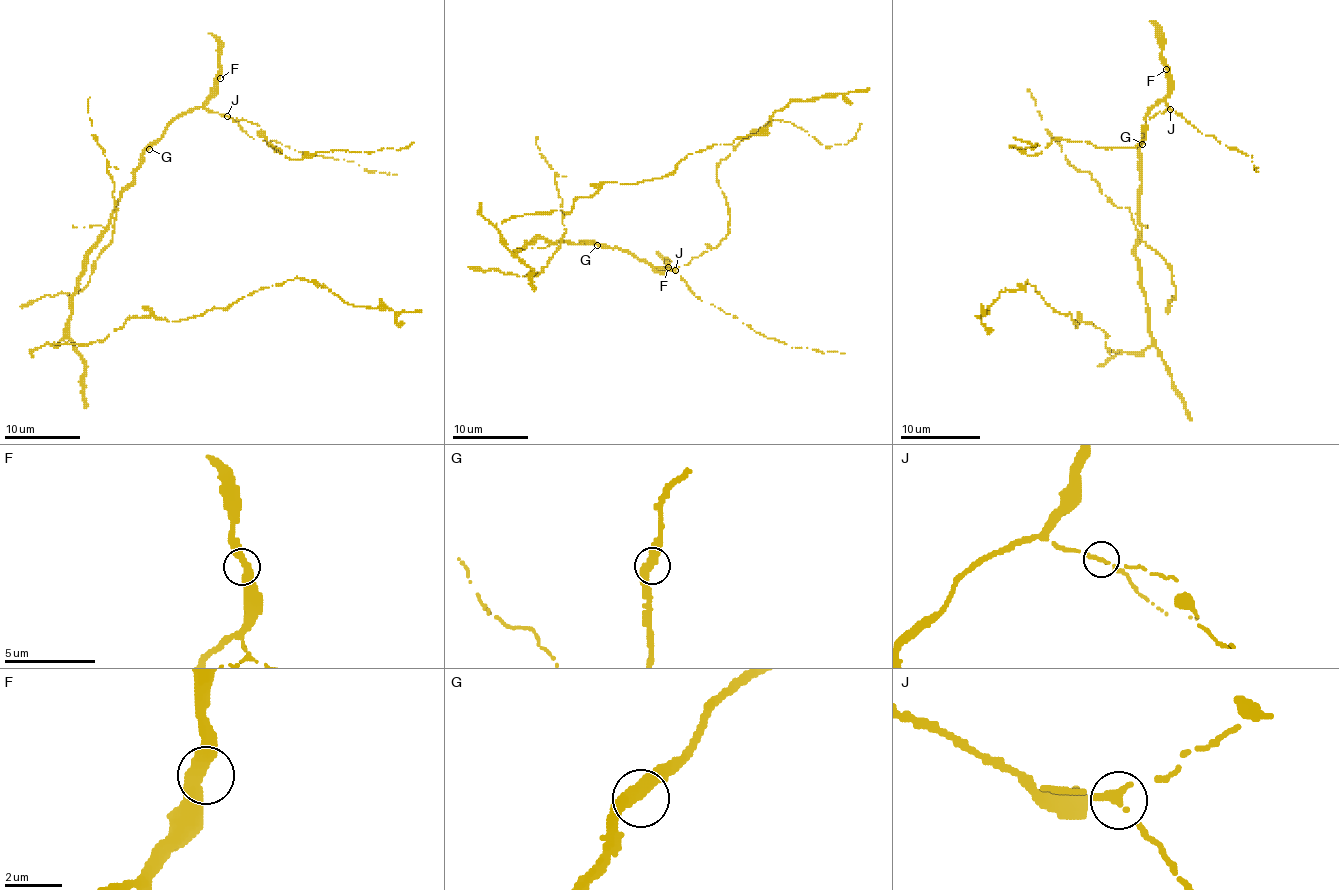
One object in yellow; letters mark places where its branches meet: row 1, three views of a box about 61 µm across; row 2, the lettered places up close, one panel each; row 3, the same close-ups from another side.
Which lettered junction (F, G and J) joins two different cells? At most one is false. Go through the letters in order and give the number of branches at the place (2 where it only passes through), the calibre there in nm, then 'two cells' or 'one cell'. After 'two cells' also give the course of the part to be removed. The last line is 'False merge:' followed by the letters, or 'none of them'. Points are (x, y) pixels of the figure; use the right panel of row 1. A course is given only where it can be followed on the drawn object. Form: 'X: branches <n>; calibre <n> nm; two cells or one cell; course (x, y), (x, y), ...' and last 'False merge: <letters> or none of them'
F: branches 2; calibre 440 nm; one cell
G: branches 2; calibre 420 nm; one cell
J: branches 2; calibre 260 nm; one cell
False merge: none of them

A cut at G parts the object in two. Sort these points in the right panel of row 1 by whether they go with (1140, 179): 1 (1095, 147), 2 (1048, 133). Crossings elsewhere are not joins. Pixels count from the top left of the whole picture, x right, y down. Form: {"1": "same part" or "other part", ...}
{"1": "other part", "2": "same part"}

